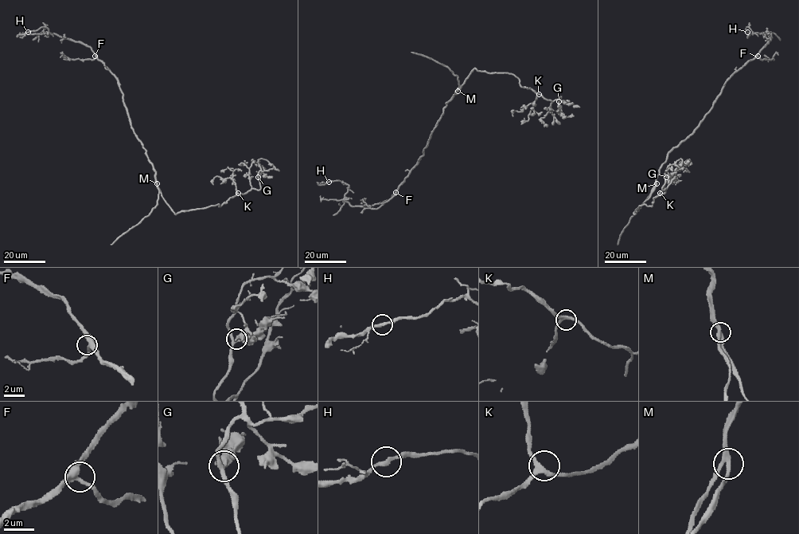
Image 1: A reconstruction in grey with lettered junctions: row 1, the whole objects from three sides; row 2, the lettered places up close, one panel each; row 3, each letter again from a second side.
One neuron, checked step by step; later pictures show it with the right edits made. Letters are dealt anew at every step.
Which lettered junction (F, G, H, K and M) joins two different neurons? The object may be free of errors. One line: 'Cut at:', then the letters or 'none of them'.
Cut at: none of them

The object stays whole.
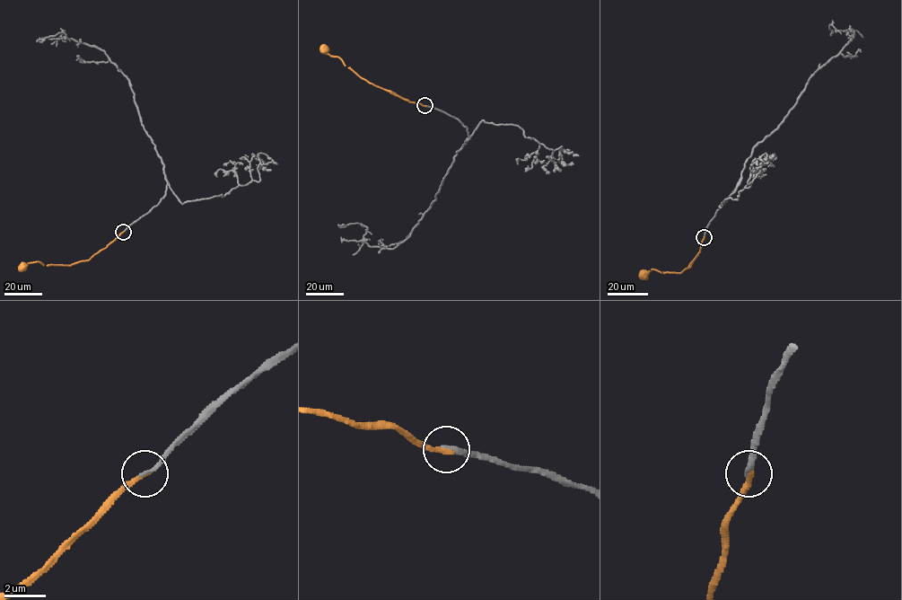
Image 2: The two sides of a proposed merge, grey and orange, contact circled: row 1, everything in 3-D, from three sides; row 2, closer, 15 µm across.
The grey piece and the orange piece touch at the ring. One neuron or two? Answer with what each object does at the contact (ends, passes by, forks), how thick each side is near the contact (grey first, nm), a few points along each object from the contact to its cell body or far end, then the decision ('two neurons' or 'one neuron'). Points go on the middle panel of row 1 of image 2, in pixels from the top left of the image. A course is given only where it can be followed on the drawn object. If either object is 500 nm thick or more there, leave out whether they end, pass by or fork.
grey ends | orange ends | 200/240 nm | grey via (424, 105), (458, 119), (468, 135), (432, 206), (405, 240), (389, 246), (369, 246), (363, 224), (338, 224) | orange via (424, 105), (410, 102), (360, 77), (339, 57), (329, 56), (324, 48) | one neuron

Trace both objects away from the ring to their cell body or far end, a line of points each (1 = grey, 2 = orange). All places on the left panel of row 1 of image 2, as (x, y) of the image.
1: (123, 232), (156, 206), (167, 185), (130, 81), (103, 50), (62, 39), (65, 33), (37, 41)
2: (123, 232), (89, 260), (70, 265), (44, 265), (38, 261), (22, 266)

